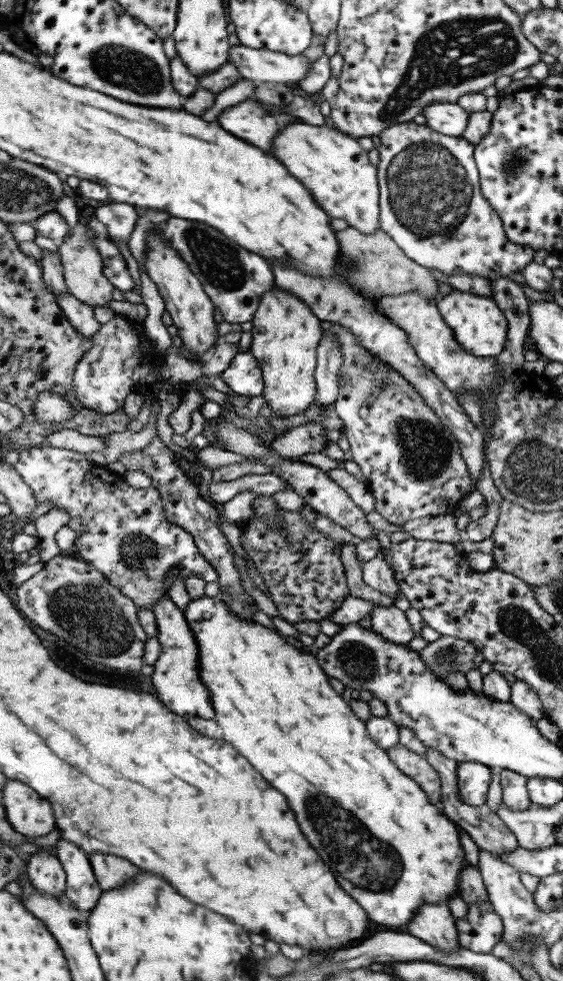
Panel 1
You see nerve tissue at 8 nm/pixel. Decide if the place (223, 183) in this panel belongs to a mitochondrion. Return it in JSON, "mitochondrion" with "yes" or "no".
{"mitochondrion":"no"}

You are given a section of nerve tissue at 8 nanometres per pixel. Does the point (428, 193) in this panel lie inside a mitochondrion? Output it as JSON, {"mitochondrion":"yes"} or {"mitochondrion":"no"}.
{"mitochondrion":"yes"}

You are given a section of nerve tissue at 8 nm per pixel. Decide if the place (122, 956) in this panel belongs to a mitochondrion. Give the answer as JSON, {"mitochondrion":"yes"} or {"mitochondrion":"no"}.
{"mitochondrion":"no"}

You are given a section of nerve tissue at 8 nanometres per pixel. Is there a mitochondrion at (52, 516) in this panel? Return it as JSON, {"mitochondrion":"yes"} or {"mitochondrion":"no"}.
{"mitochondrion":"no"}

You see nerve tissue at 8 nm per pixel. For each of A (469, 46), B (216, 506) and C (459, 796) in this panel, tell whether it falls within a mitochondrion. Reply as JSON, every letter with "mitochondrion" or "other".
{"A":"mitochondrion","B":"other","C":"other"}

